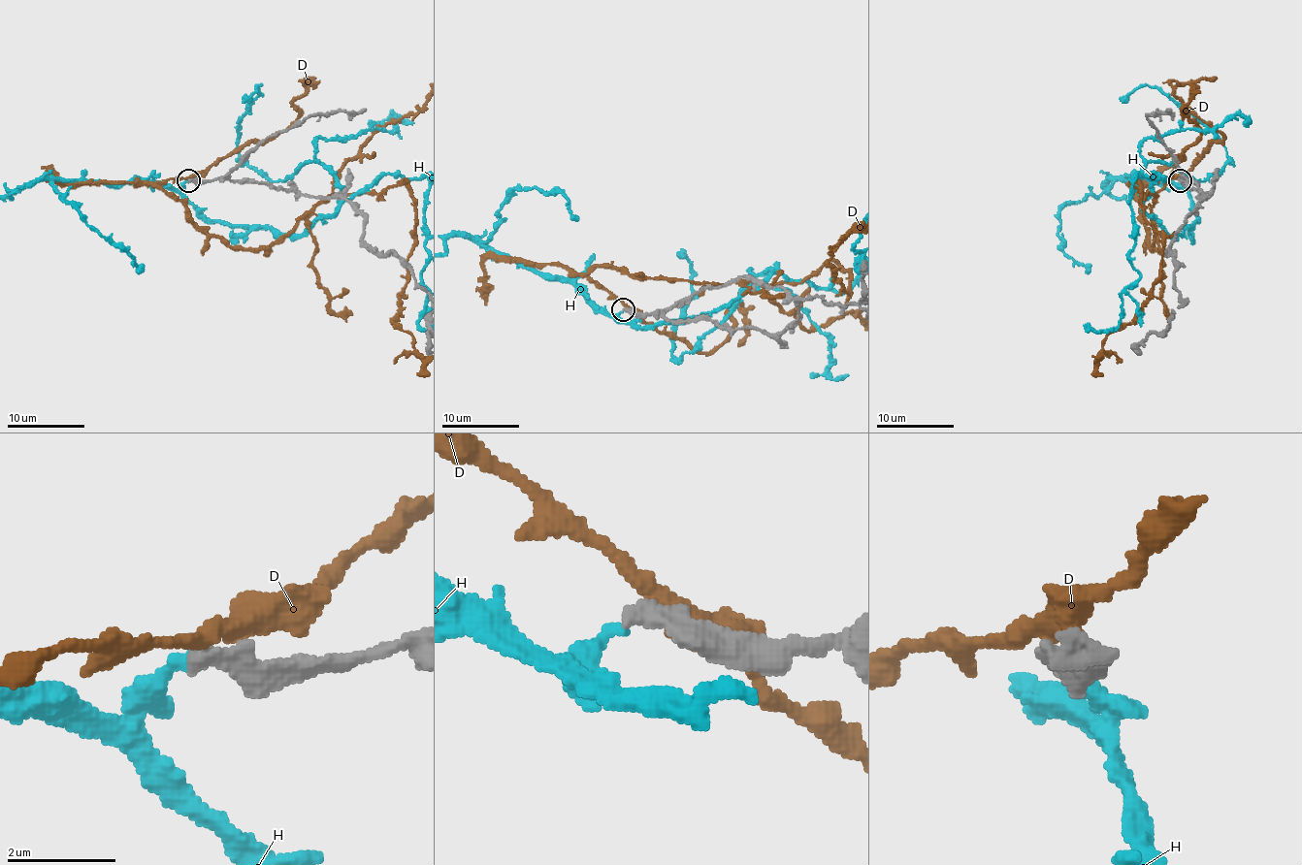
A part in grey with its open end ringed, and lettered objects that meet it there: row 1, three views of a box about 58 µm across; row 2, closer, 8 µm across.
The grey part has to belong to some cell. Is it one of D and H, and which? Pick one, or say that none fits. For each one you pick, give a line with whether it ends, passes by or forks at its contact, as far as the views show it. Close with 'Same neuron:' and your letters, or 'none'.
Same neuron: none

